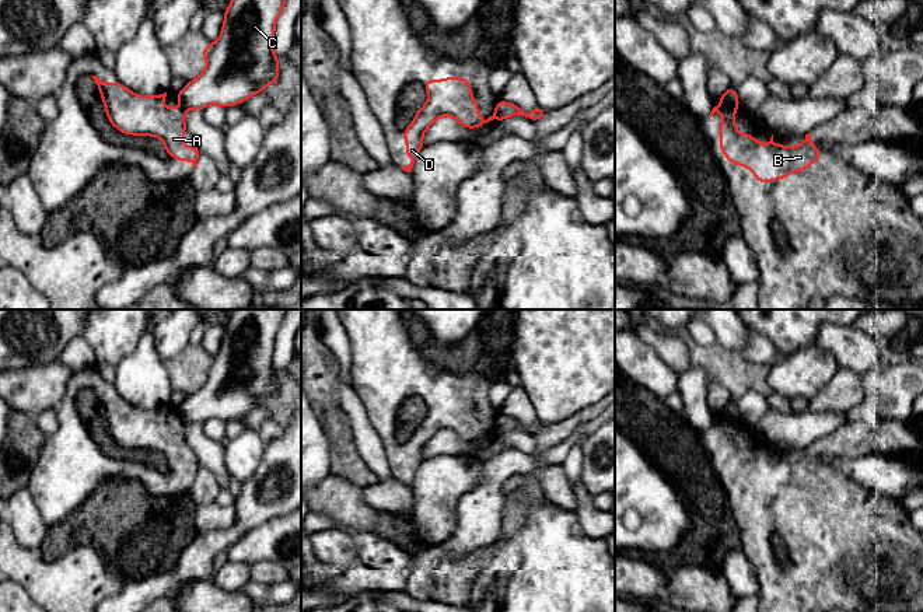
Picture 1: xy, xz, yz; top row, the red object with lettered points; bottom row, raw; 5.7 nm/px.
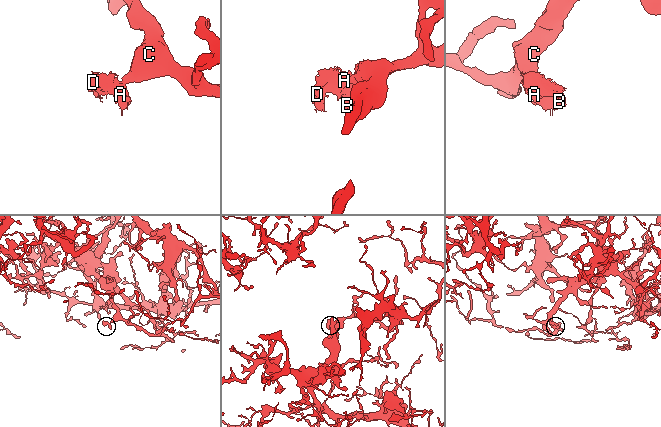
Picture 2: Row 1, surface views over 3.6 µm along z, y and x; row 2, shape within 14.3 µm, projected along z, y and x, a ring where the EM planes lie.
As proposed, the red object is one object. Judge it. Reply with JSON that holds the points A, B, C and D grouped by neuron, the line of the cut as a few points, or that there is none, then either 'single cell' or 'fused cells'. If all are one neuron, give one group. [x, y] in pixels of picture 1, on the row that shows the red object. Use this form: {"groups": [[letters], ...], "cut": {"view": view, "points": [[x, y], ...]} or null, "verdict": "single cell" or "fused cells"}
{"groups": [["A", "B", "D"], ["C"]], "cut": {"view": "yz", "points": [[723, 105], [736, 108]]}, "verdict": "fused cells"}

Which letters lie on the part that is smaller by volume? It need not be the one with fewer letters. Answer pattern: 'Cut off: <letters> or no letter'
Cut off: A, B, D

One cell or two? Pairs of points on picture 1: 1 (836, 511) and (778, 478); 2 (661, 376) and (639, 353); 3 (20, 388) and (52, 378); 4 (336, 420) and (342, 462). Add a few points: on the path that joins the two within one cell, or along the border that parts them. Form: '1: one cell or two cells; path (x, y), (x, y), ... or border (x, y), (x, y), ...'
1: one cell; path (820, 511), (800, 511), (783, 495)
2: one cell; path (656, 370), (644, 359)
3: one cell; path (28, 388), (44, 387)
4: one cell; path (338, 430), (342, 453)

